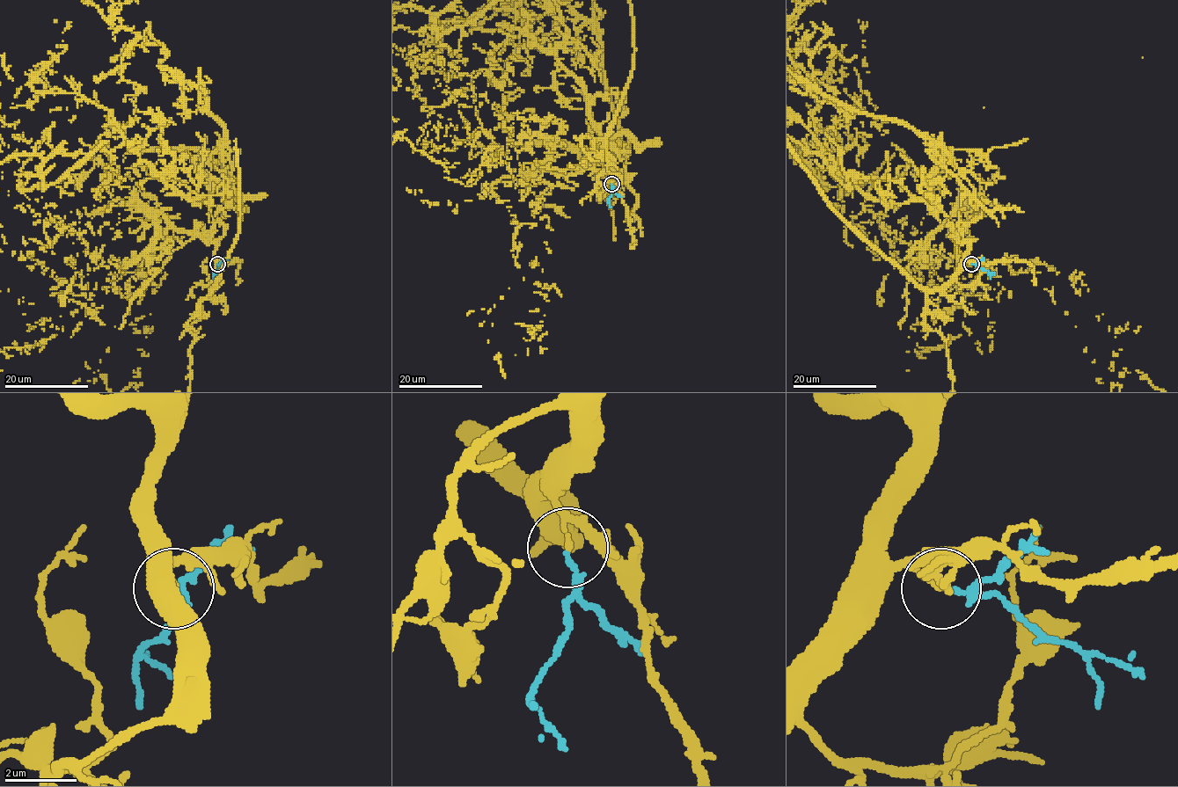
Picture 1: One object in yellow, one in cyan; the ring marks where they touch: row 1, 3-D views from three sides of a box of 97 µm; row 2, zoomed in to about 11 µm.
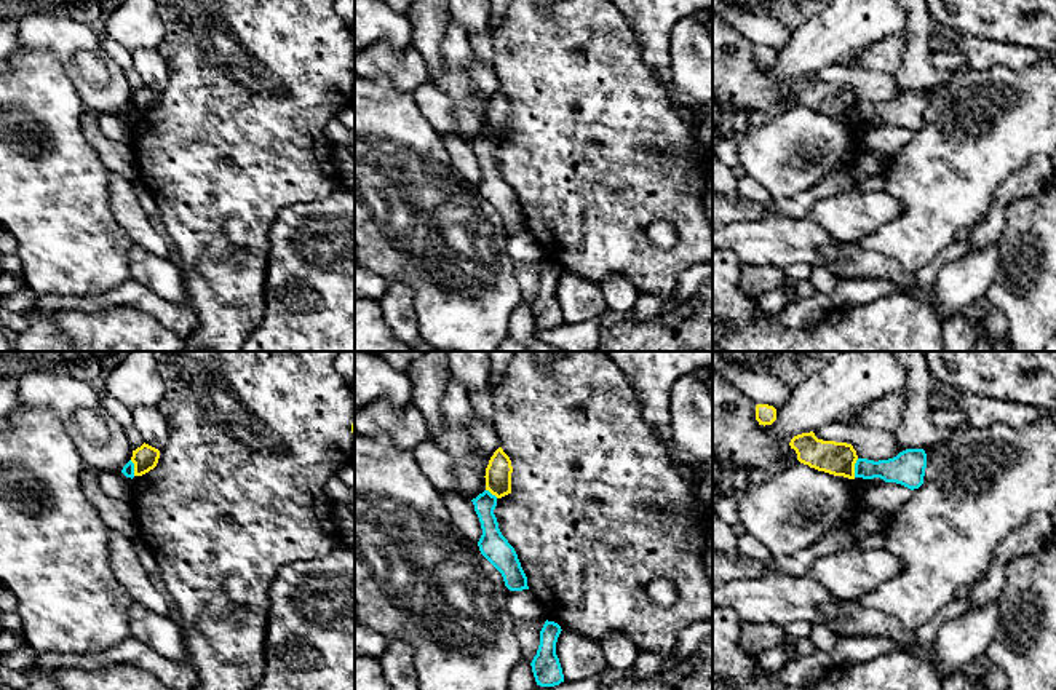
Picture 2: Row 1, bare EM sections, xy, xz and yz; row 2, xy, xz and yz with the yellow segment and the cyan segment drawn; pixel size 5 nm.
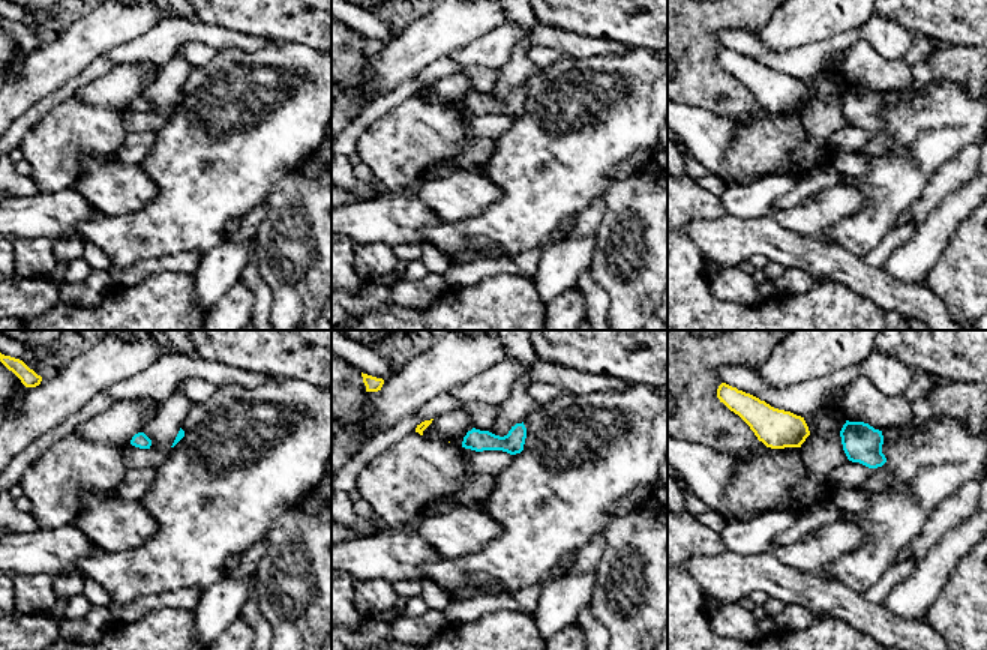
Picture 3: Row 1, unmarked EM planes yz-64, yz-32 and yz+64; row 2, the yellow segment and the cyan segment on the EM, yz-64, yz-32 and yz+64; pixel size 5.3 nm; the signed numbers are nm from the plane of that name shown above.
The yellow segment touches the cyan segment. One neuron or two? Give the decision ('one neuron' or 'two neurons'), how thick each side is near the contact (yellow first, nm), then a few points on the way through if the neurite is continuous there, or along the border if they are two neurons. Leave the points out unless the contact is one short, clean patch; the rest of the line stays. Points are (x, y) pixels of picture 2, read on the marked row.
two neurons; calibres 170 and 150 nm; border yz (858, 459), (853, 476)

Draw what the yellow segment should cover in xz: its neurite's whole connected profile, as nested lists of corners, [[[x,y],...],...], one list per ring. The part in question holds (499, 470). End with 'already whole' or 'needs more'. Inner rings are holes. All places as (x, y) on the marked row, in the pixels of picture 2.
[[[498,447],[490,457],[489,465],[486,468],[486,490],[489,490],[497,498],[511,494],[511,473],[511,460],[503,452],[503,449]]] | already whole

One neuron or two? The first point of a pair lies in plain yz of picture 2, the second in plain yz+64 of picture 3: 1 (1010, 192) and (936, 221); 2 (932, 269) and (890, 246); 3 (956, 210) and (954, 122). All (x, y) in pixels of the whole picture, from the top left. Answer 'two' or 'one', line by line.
1: two
2: one
3: one

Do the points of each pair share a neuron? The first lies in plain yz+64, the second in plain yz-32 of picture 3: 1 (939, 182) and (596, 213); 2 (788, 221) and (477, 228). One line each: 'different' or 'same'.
1: same
2: different

